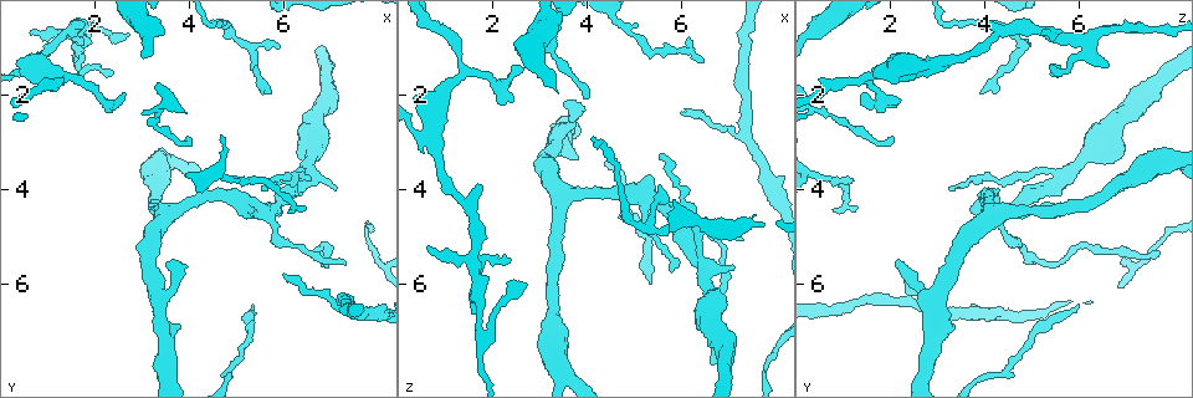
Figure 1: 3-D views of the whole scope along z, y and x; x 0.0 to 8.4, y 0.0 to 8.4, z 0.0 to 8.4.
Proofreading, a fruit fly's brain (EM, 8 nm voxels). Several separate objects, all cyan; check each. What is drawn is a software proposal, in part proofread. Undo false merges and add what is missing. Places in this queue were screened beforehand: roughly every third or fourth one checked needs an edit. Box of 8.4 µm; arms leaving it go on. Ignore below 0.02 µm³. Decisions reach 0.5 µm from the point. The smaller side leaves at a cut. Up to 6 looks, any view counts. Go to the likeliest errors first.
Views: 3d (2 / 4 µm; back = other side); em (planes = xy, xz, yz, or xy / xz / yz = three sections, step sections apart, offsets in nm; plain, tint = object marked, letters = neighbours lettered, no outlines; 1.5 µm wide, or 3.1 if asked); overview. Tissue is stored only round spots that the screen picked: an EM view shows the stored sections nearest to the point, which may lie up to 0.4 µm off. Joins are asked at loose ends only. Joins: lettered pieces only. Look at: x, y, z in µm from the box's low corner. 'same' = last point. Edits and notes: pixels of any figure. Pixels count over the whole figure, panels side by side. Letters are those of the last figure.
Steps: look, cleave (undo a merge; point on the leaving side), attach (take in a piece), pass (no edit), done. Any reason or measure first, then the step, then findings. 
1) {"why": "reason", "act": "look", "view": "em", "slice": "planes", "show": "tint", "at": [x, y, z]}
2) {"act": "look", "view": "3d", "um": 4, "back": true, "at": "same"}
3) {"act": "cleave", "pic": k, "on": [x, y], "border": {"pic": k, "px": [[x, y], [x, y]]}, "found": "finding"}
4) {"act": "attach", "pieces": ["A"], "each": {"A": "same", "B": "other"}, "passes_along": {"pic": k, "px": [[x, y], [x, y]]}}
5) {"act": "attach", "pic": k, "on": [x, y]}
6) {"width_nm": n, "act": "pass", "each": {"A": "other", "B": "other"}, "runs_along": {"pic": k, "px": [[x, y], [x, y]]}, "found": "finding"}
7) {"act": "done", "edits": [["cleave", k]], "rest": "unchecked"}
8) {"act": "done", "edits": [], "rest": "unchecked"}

{"why": "branch stops here", "act": "look", "view": "em", "slice": "planes", "show": "letters", "at": [0.65, 0.70, 5.25]}

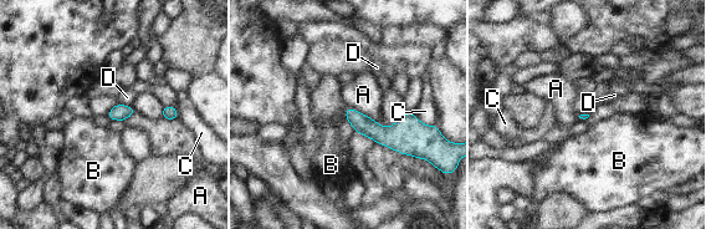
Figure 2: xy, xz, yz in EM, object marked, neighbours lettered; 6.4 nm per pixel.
{"act": "pass", "each": {"A": "other", "B": "other", "C": "other", "D": "other"}, "border": {"pic": 2, "px": [[347, 107], [369, 116], [377, 123]]}, "found": "none of them fits"}

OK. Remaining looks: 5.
{"why": "free end", "act": "look", "view": "em", "slice": "xz", "step": 8, "show": "letters", "at": [6.40, 4.35, 1.30]}

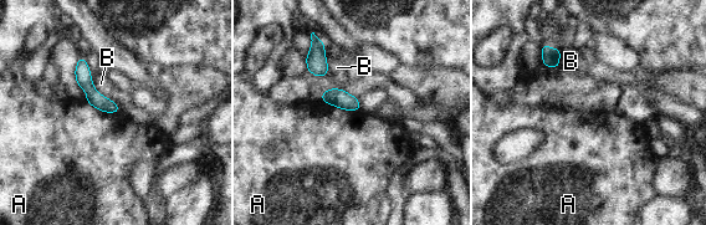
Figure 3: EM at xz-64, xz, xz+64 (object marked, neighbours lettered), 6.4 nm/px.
{"act": "look", "view": "em", "slice": "planes", "show": "letters", "at": "same"}

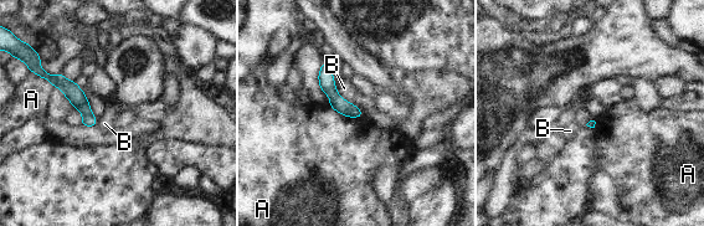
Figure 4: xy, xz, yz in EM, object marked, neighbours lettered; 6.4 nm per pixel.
{"longest_contact_nm": ["A", 190], "act": "pass", "each": {"A": "other", "B": "other"}, "runs_along": {"pic": 4, "px": [[324, 66], [330, 92], [359, 113]]}, "found": "no lettered piece goes on from it"}

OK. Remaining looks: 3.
{"act": "look", "view": "3d", "um": 2, "back": true, "at": [2.35, 1.50, 5.40]}

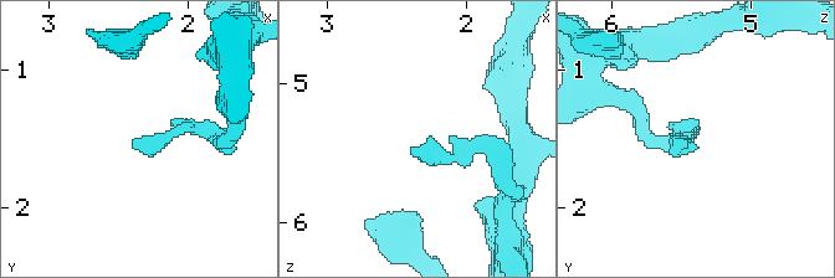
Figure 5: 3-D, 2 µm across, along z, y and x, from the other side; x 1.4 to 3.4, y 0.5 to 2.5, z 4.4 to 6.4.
{"act": "look", "view": "em", "slice": "planes", "show": "letters", "at": [2.38, 1.52, 5.46]}

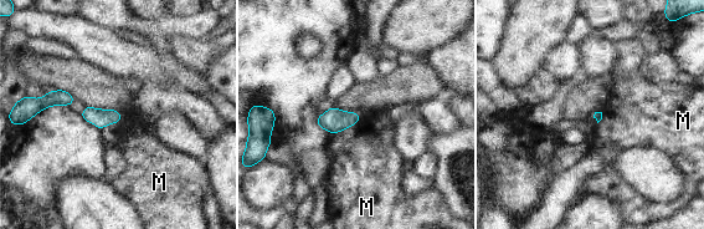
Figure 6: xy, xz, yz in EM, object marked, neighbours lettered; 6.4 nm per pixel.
{"act": "pass", "each": {"M": "other"}, "border": {"pic": 6, "px": [[360, 118], [334, 135]]}, "found": "no lettered piece goes on from it"}

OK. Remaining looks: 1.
{"act": "done", "edits": [], "rest": "unchecked"}

